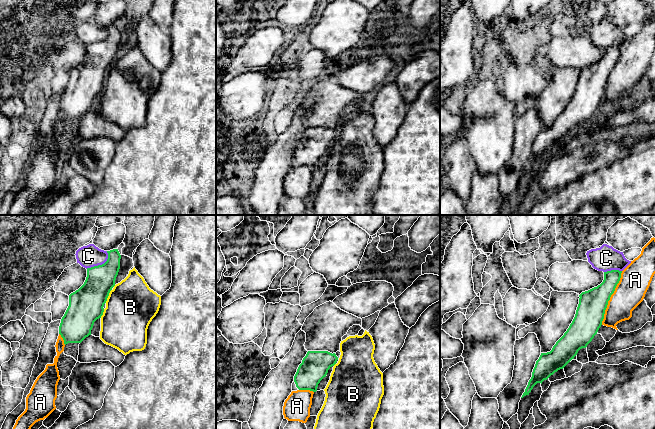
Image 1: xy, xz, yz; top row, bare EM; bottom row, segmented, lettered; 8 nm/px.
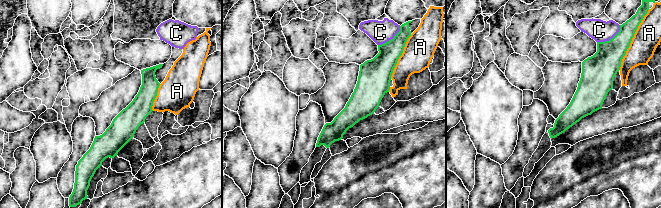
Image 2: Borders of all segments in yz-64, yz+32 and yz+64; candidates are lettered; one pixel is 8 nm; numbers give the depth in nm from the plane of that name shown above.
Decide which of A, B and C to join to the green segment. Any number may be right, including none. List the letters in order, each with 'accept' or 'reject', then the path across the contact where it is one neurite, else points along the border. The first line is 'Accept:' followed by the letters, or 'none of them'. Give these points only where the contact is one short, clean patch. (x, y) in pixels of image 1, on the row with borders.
Accept: none of them
A: reject
B: reject
C: reject; border along xy (107, 251), (107, 259), (103, 263), (86, 268)

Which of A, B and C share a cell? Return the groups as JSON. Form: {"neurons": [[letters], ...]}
{"neurons": [["A"], ["B"], ["C"]]}

